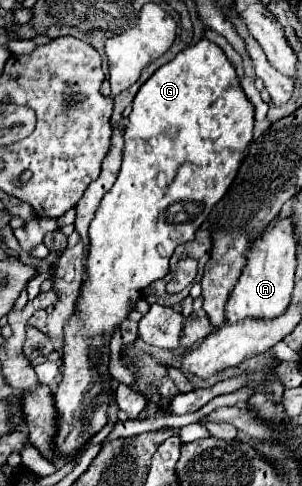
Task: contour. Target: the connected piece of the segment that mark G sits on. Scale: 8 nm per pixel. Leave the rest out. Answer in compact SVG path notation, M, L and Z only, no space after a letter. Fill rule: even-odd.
M202 39L198 45L186 47L182 53L178 53L174 61L160 67L140 87L128 119L130 123L124 135L126 147L122 167L116 183L102 197L94 219L90 221L90 243L84 263L86 277L76 301L76 315L72 315L72 319L68 319L68 327L64 327L64 353L60 365L62 381L54 391L56 409L60 411L60 431L56 433L56 451L62 451L60 459L76 457L84 449L84 445L108 423L108 405L112 403L114 385L106 389L96 371L96 367L102 363L104 349L110 343L114 331L140 301L142 289L148 287L148 283L154 283L156 279L162 279L170 273L168 259L174 249L194 239L196 229L208 219L212 207L226 195L252 141L254 105L244 95L236 71L226 59L224 51L216 43ZM174 159L182 159L184 163L176 169L172 183L160 187L158 175L168 173L168 163Z

